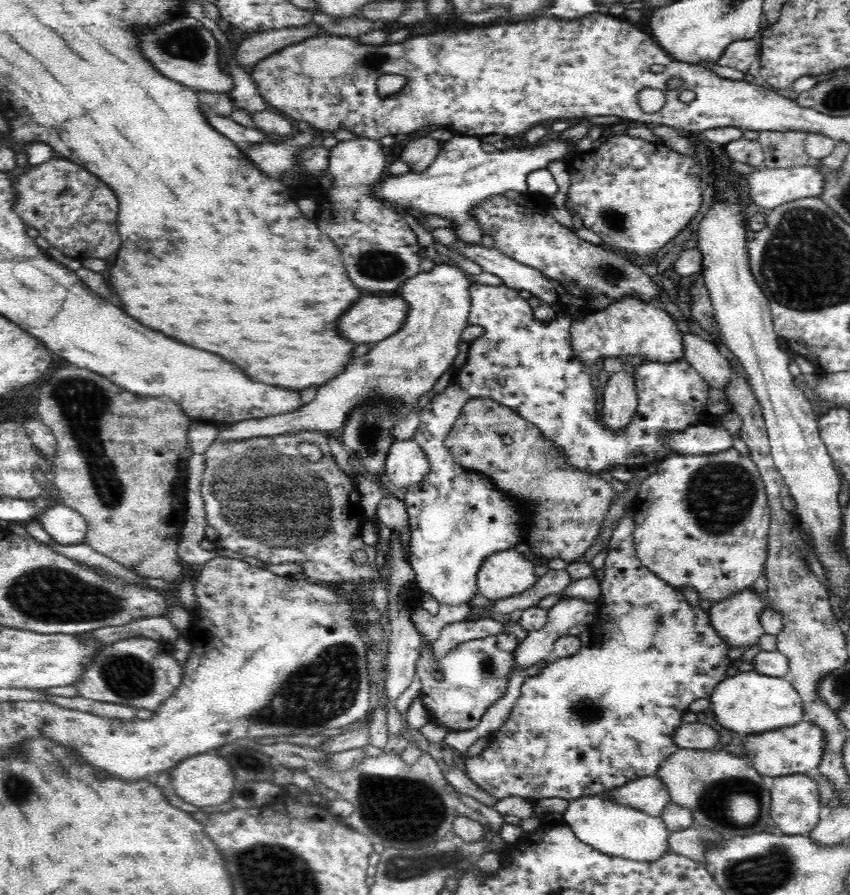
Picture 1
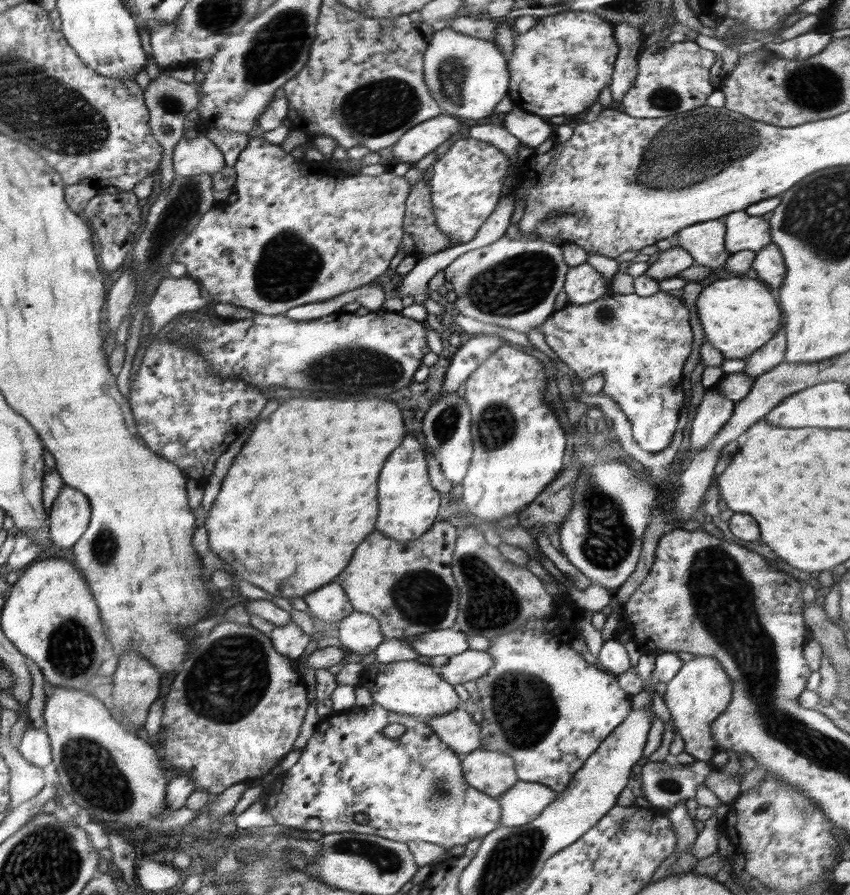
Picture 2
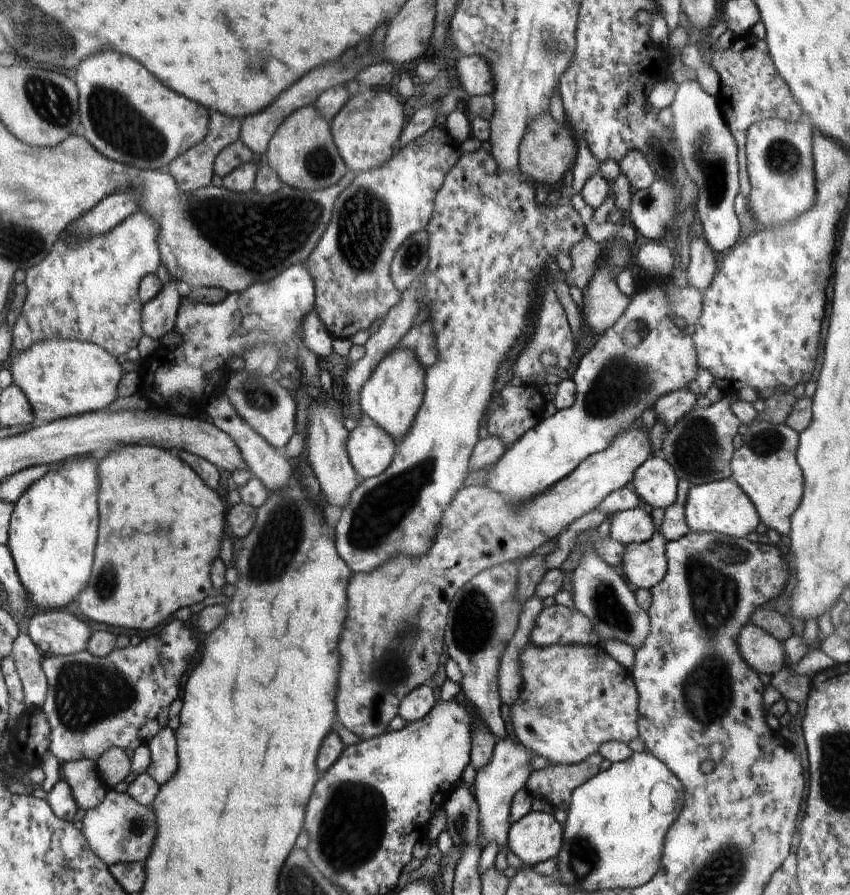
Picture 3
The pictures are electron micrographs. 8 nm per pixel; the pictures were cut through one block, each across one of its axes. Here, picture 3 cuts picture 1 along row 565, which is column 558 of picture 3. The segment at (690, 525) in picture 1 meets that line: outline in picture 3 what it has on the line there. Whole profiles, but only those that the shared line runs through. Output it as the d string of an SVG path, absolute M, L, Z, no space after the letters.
M530 640L522 650L520 658L520 676L522 676L522 692L518 700L510 705L510 718L516 738L534 755L540 755L557 765L573 765L586 760L590 755L599 752L601 744L608 741L628 744L638 738L638 691L632 673L598 646L534 646Z

